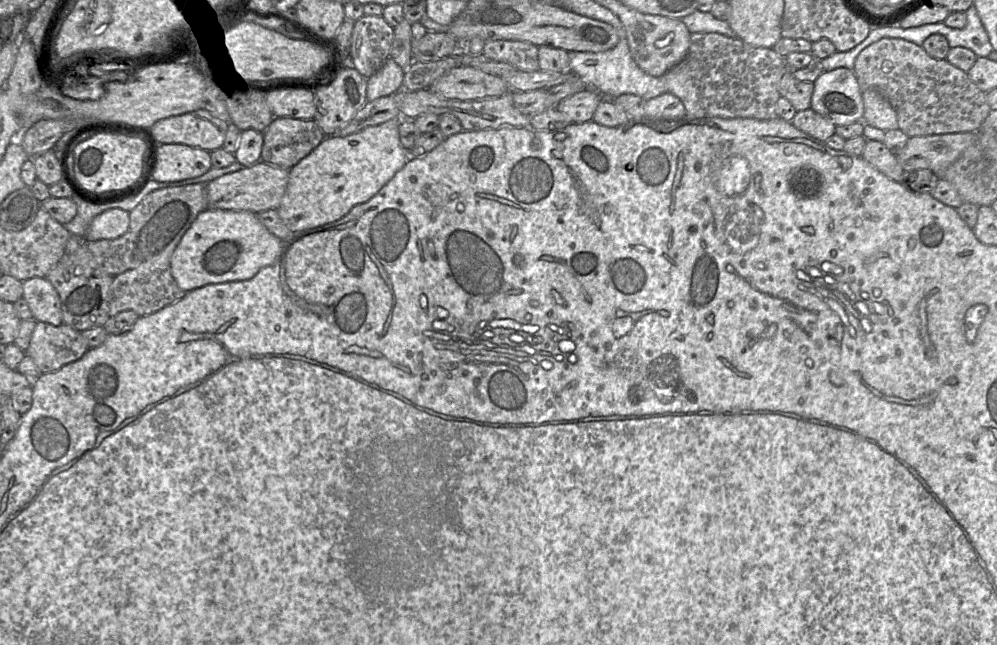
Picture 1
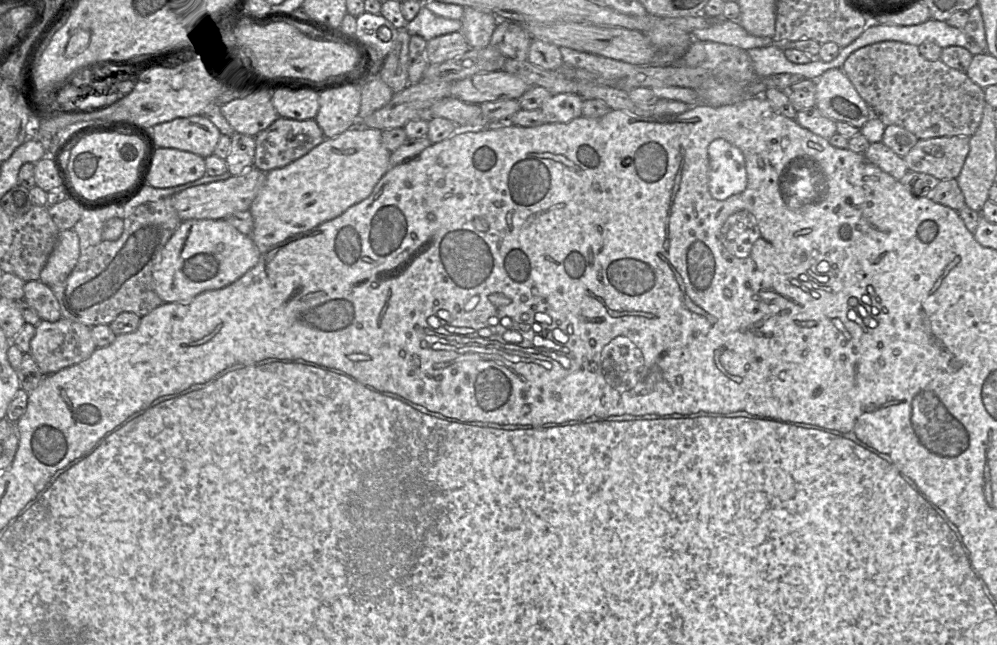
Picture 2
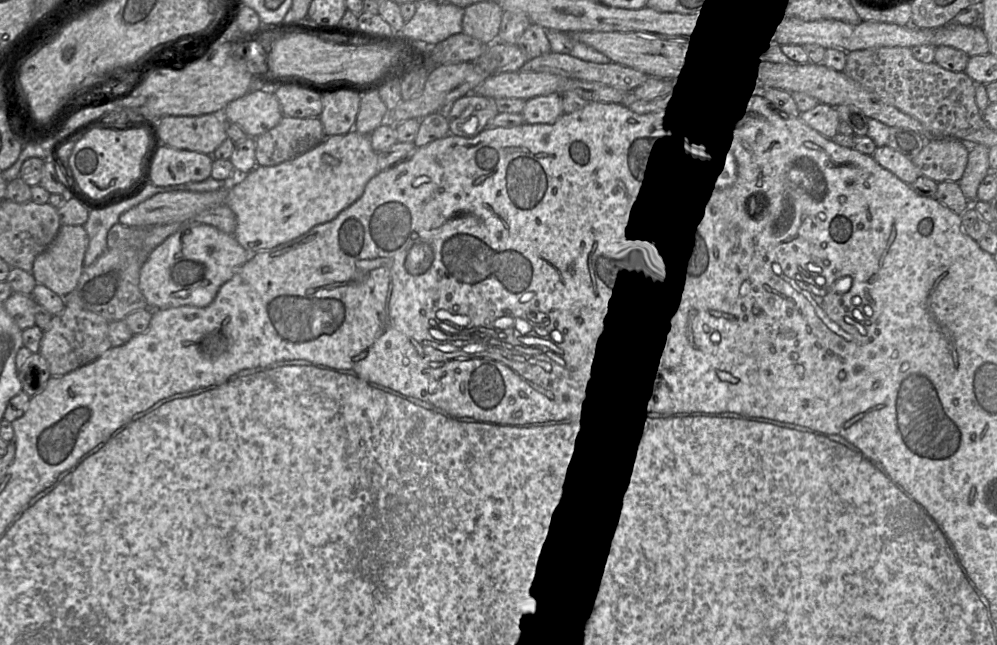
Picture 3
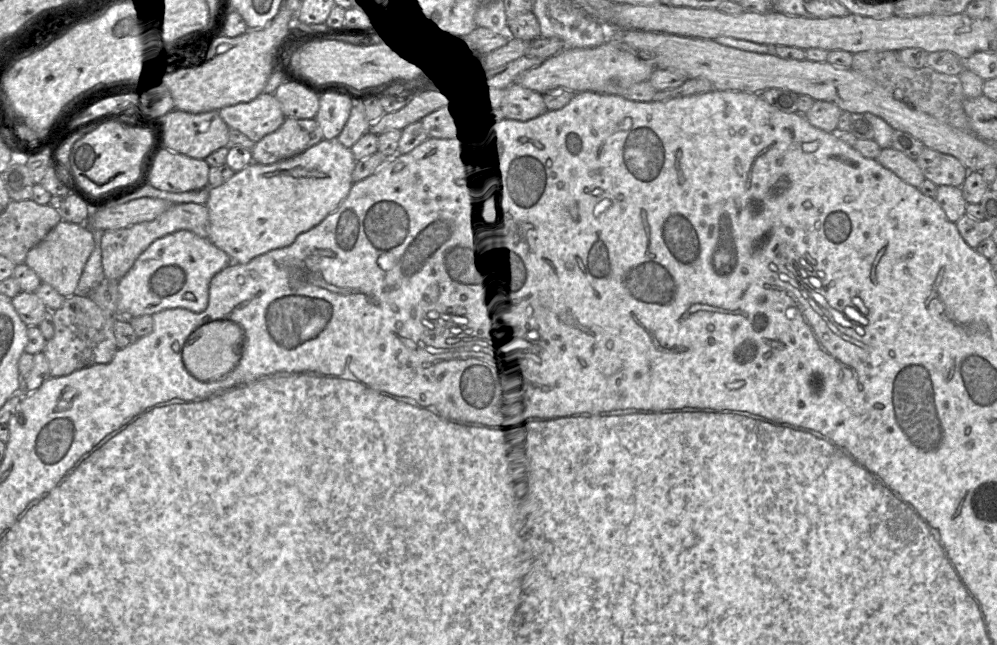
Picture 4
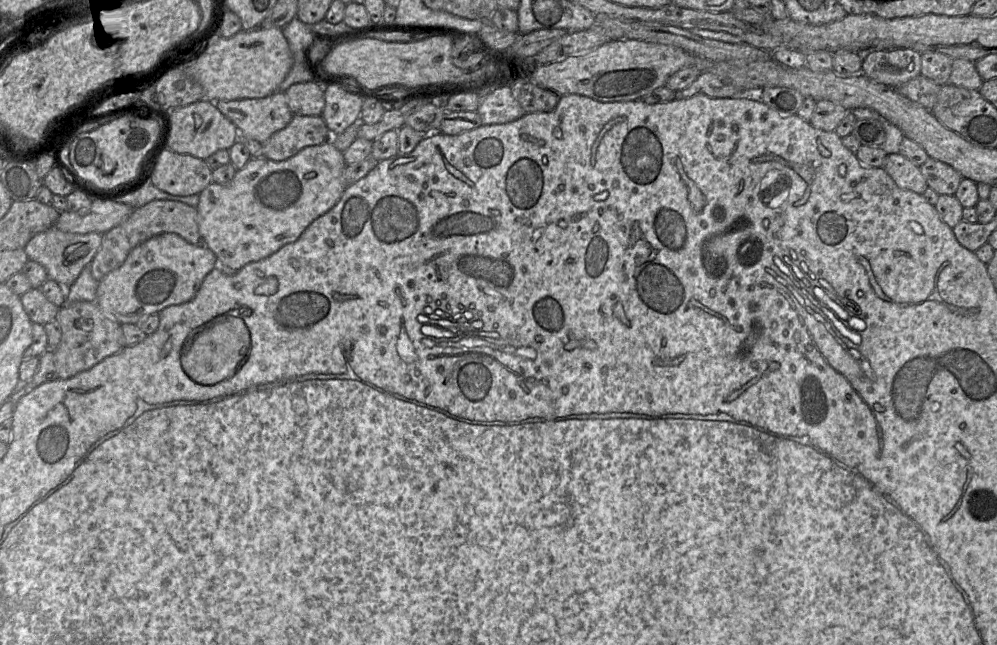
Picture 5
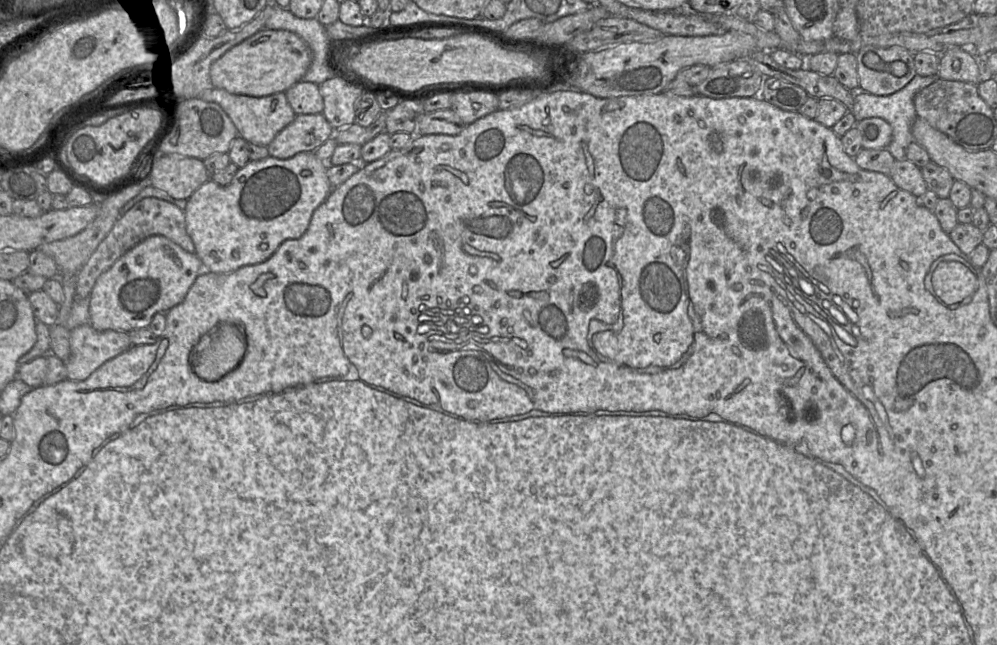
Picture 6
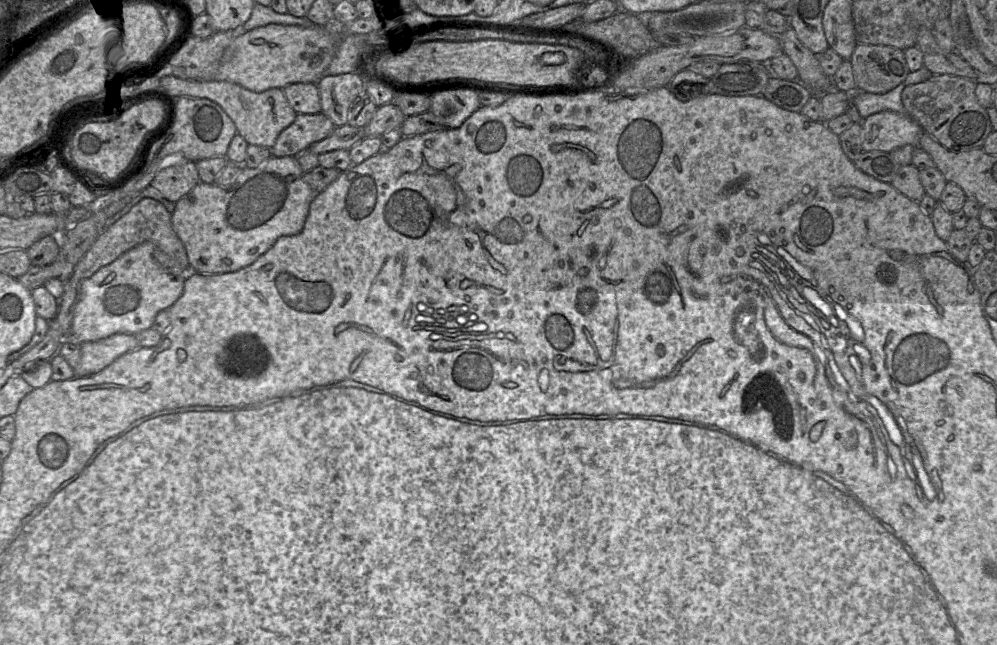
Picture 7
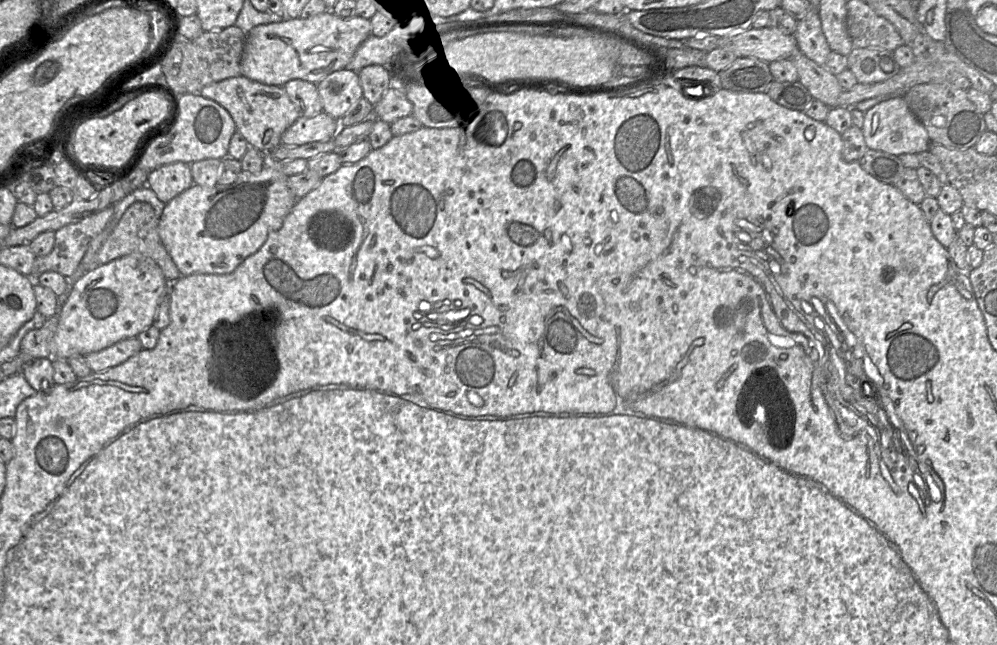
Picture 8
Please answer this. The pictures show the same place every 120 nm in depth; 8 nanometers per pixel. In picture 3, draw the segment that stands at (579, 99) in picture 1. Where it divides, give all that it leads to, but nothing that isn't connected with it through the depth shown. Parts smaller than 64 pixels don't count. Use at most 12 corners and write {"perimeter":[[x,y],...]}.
{"perimeter":[[562,94],[526,100],[526,124],[554,123],[564,114]]}

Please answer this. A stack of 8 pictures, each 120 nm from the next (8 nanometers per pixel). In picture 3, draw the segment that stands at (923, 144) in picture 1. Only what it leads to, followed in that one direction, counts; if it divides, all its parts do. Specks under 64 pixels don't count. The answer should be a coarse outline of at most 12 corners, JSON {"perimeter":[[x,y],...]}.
{"perimeter":[[928,139],[912,161],[937,183],[959,182],[970,144]]}

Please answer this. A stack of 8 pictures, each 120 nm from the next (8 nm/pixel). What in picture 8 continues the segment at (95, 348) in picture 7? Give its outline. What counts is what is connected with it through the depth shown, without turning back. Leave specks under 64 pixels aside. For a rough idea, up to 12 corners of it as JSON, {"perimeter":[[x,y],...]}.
{"perimeter":[[139,339],[121,340],[85,358],[92,372],[124,363],[142,349]]}

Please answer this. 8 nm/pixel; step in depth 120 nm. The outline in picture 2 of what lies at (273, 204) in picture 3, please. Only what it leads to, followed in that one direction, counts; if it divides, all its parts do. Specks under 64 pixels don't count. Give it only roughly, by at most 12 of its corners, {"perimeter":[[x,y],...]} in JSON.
{"perimeter":[[357,125],[267,172],[249,208],[269,249],[370,196],[391,167]]}

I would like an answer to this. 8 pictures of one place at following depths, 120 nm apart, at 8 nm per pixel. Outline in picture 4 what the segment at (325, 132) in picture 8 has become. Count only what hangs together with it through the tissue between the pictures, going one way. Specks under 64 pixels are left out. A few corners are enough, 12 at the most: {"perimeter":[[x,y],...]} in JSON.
{"perimeter":[[286,118],[255,143],[253,162],[273,164],[323,139],[315,118]]}

